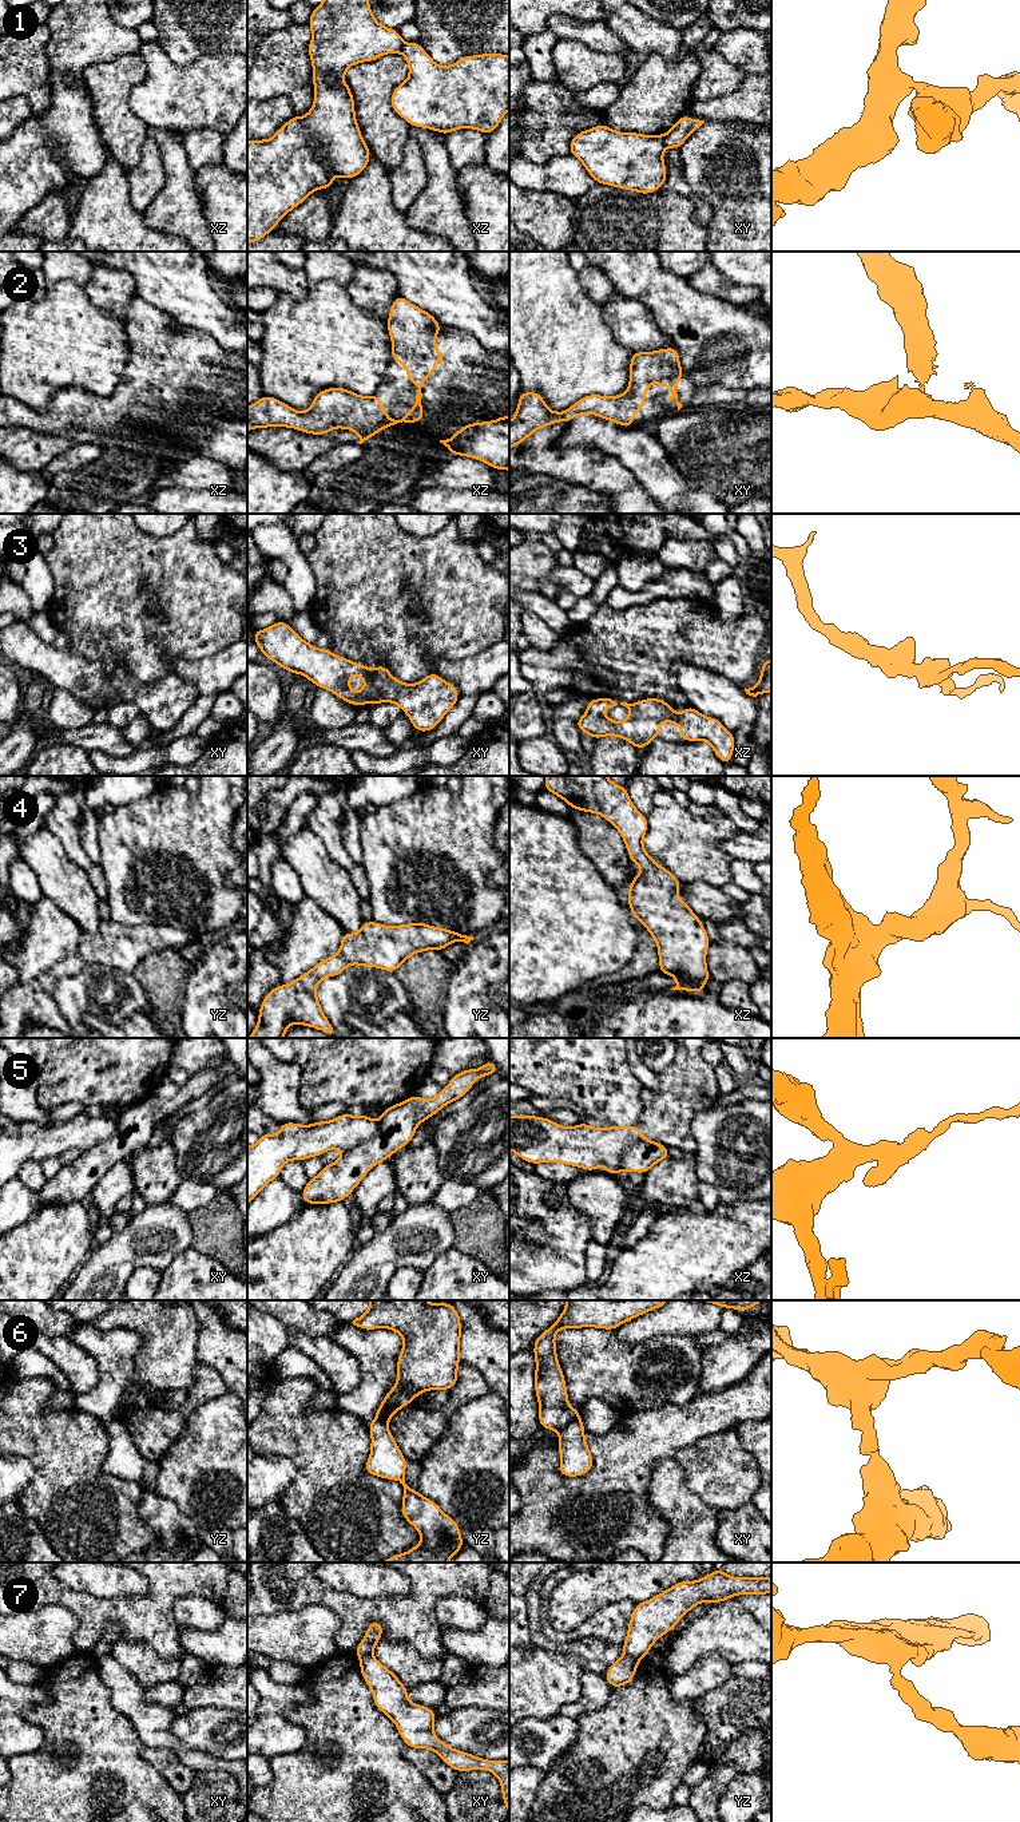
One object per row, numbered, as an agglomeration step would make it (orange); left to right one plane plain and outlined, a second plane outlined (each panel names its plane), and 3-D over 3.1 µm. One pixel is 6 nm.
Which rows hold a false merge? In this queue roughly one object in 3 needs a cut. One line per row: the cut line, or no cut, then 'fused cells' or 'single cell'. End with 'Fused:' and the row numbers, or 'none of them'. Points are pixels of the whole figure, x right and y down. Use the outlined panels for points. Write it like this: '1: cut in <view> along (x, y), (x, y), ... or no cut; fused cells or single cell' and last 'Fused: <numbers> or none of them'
1: cut in xy along (662, 135), (666, 146); fused cells
2: no cut; single cell
3: no cut; single cell
4: no cut; single cell
5: cut in xy along (378, 1123), (378, 1129), (372, 1136), (344, 1152); fused cells
6: cut in xy along (579, 1418), (575, 1418), (559, 1432); fused cells
7: cut in yz along (624, 1652), (639, 1659); fused cells
Fused: 1, 5, 6, 7

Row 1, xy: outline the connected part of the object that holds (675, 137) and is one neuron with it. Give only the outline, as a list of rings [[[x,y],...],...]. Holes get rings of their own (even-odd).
[[[684,112],[679,120],[663,135],[666,147],[679,150],[686,139],[703,123],[705,120],[690,119]]]

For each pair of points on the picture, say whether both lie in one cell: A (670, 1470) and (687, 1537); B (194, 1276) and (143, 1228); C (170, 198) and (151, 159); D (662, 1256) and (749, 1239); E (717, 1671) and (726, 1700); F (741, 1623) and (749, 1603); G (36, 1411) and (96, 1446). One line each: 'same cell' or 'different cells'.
A: same cell
B: different cells
C: different cells
D: same cell
E: different cells
F: different cells
G: same cell

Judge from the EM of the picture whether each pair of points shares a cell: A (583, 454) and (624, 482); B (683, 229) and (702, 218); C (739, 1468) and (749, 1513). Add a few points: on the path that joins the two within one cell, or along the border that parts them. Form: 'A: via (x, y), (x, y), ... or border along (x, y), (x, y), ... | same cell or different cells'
A: via (594, 464), (614, 482) | same cell
B: border along (685, 195), (693, 204), (694, 218), (706, 226) | different cells
C: border along (750, 1501), (734, 1509), (718, 1512) | different cells

